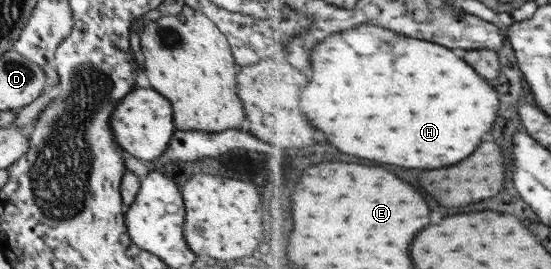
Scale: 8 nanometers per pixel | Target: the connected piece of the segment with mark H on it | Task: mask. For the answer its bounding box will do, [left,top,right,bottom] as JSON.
[304,24,500,170]

